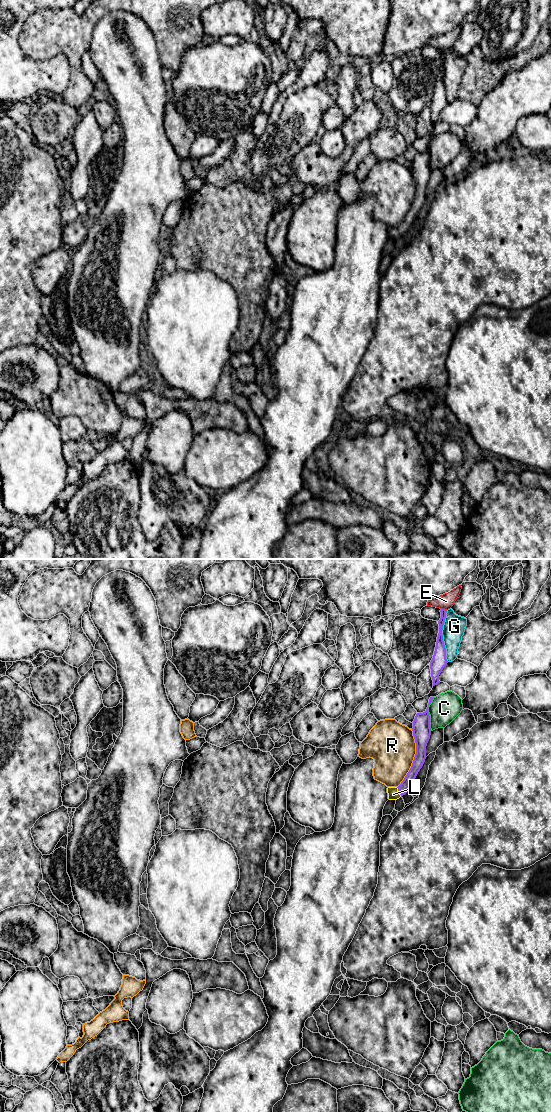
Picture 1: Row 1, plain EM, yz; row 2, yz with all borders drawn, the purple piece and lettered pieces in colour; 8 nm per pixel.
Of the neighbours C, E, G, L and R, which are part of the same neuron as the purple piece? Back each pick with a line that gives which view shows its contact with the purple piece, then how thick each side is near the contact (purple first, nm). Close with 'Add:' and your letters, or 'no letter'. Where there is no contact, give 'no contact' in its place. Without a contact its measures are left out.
L: contact in yz; calibres 80 and 90 nm
Add: L

